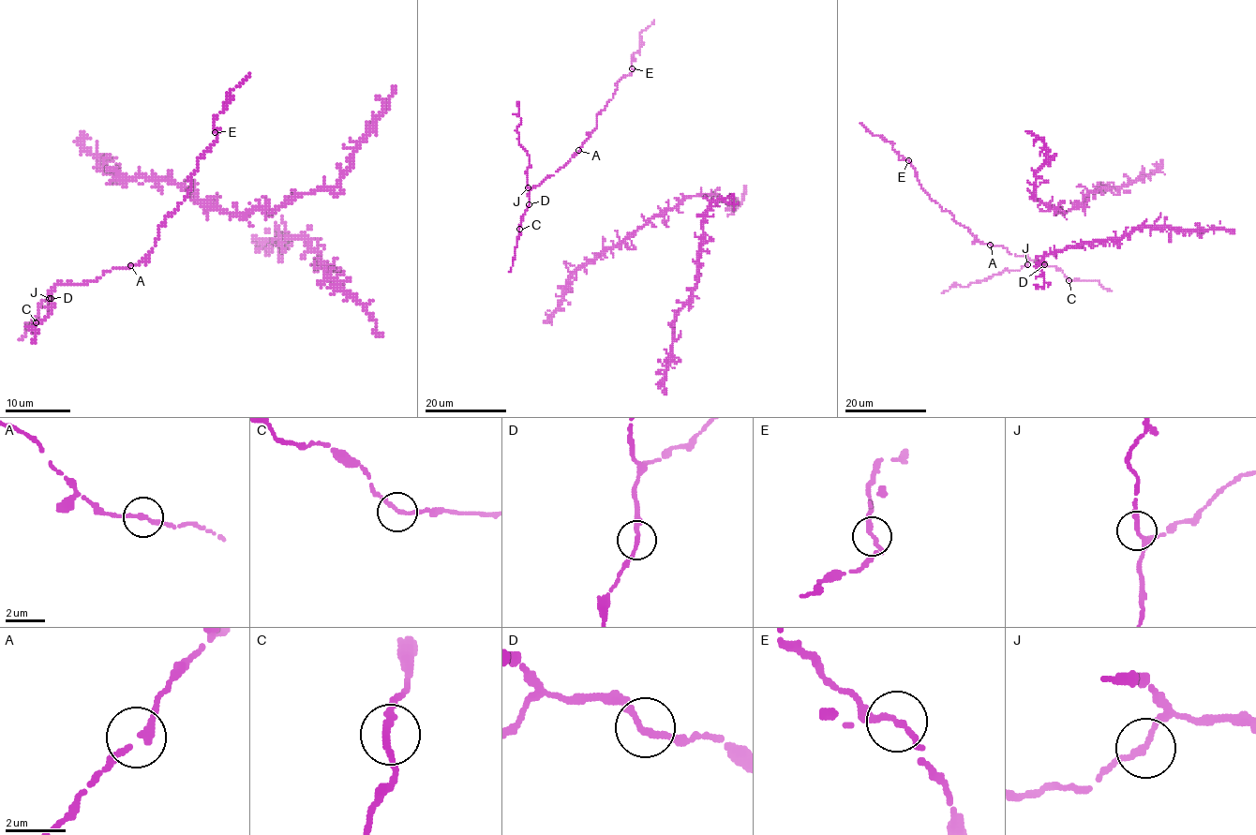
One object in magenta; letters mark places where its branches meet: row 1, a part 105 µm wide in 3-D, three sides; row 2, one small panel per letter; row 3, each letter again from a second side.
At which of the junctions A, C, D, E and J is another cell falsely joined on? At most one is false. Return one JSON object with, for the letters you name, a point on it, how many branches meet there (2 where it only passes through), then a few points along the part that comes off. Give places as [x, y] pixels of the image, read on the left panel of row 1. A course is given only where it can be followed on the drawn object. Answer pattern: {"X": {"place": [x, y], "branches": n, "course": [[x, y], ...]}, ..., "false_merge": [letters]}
{"false_merge": []}

